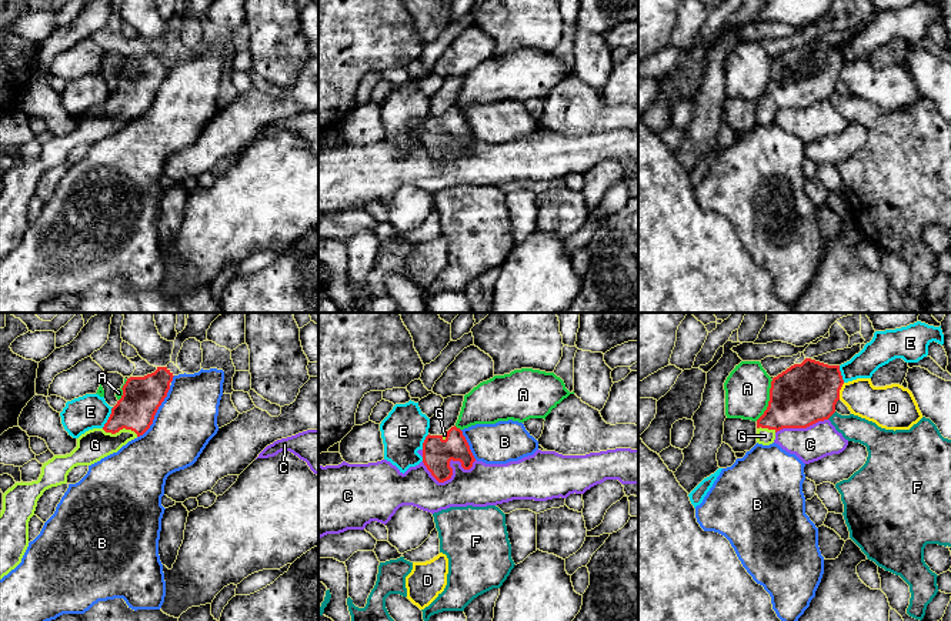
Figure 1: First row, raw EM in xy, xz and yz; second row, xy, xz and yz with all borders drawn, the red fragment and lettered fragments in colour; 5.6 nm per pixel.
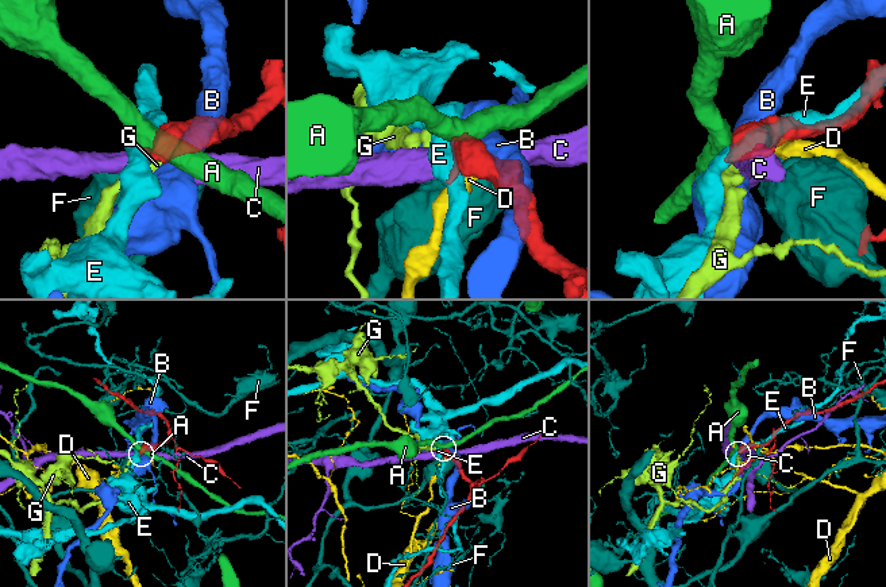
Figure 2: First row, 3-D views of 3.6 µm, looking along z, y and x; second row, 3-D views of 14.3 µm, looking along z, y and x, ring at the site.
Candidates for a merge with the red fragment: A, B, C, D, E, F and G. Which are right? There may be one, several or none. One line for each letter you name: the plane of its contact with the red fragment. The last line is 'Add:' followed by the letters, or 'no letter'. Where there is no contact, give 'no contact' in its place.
G: xy
Add: G

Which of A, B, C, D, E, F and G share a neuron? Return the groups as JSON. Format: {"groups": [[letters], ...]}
{"groups": [["A"], ["B"], ["C"], ["D"], ["E"], ["F"], ["G"]]}

